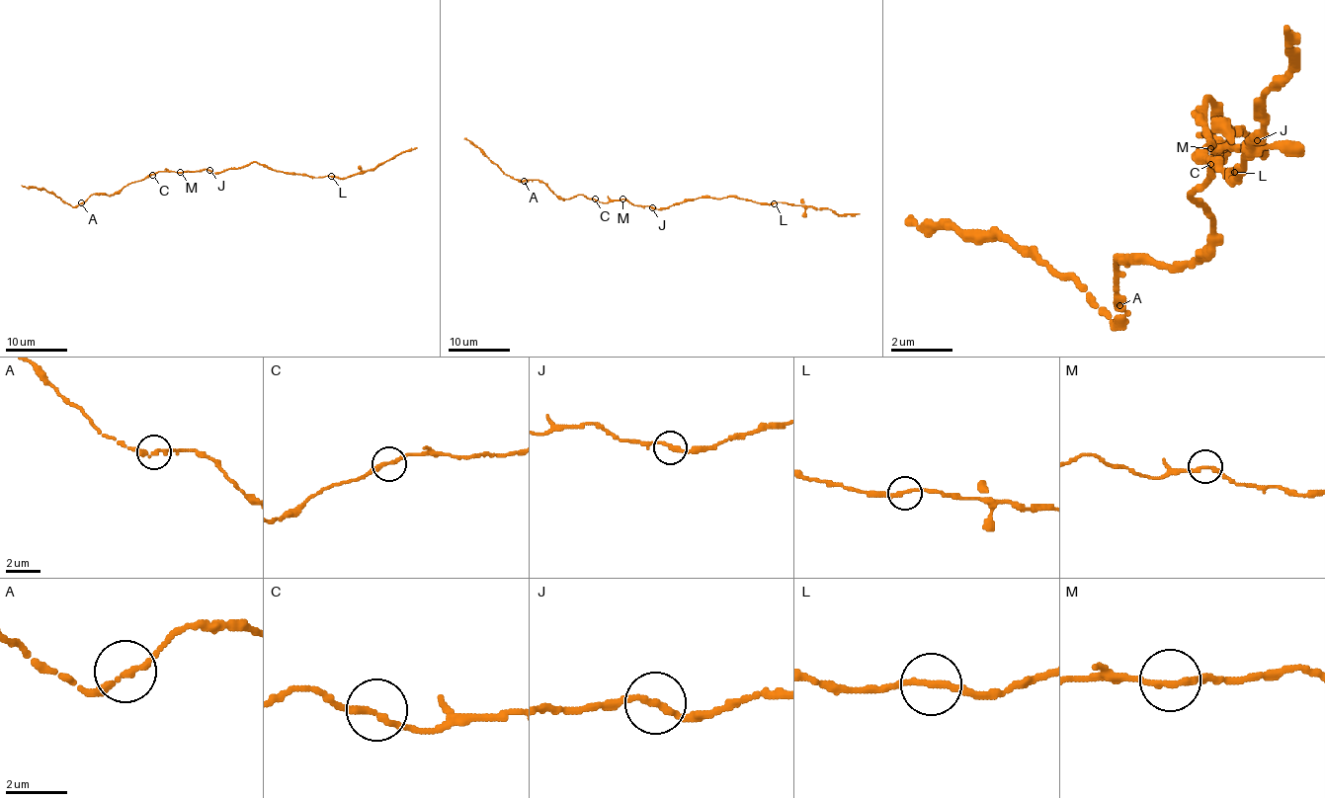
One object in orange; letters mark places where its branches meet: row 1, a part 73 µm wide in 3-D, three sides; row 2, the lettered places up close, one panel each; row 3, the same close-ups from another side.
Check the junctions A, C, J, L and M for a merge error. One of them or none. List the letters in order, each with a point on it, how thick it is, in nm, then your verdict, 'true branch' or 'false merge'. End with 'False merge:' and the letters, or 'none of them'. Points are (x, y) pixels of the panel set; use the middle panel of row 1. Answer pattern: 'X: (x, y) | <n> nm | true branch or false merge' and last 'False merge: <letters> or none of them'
A: (524, 181) | 220 nm | true branch
C: (595, 199) | 240 nm | true branch
J: (652, 207) | 240 nm | true branch
L: (774, 203) | 220 nm | true branch
M: (622, 199) | 240 nm | true branch
False merge: none of them

